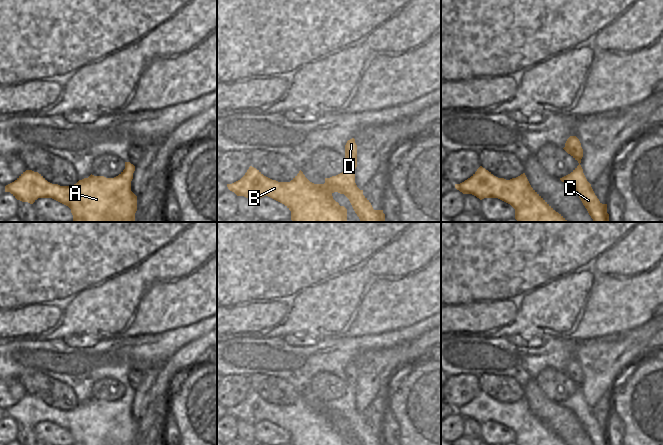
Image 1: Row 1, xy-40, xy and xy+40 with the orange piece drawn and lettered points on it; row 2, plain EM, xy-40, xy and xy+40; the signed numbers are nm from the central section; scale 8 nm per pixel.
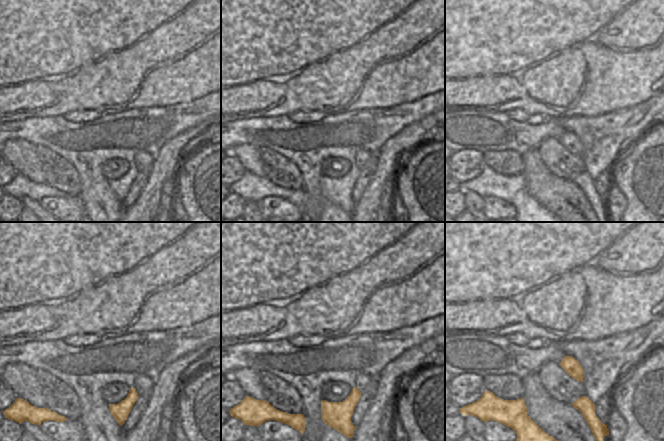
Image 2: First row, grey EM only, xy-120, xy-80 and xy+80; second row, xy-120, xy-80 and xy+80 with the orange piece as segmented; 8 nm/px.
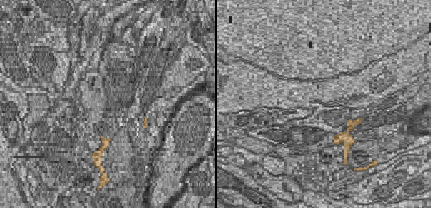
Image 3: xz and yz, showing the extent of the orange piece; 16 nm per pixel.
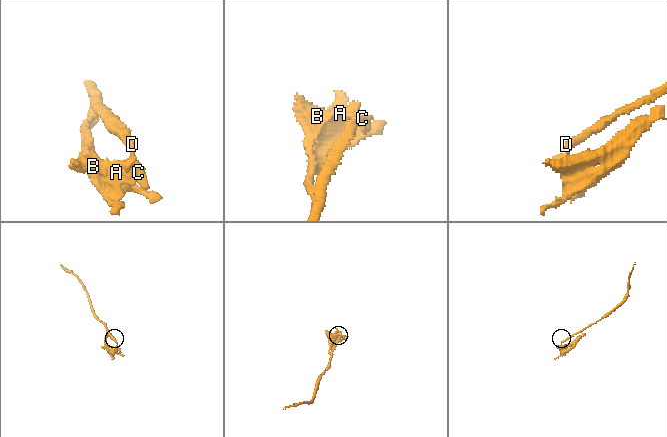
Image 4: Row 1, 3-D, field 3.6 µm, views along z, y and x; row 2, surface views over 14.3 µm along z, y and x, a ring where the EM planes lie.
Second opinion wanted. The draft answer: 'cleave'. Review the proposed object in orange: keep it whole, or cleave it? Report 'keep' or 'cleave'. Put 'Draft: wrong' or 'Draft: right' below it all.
cleave
Draft: right

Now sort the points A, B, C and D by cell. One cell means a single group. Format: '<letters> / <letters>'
A B C / D

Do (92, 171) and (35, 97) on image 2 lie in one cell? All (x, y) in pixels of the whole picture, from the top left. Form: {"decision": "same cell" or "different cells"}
{"decision": "different cells"}

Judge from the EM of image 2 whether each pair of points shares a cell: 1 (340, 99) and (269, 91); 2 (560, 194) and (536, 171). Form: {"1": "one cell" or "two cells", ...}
{"1": "one cell", "2": "one cell"}

